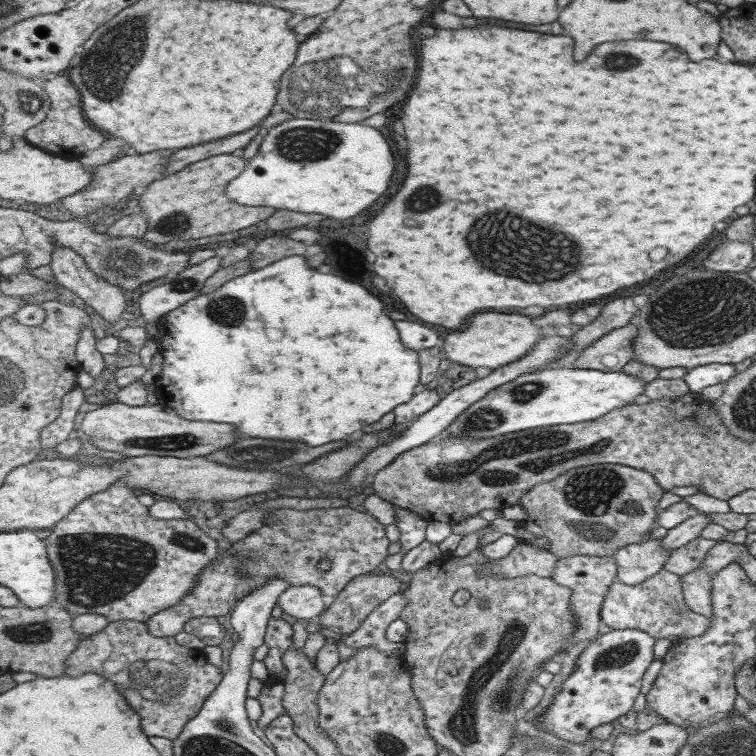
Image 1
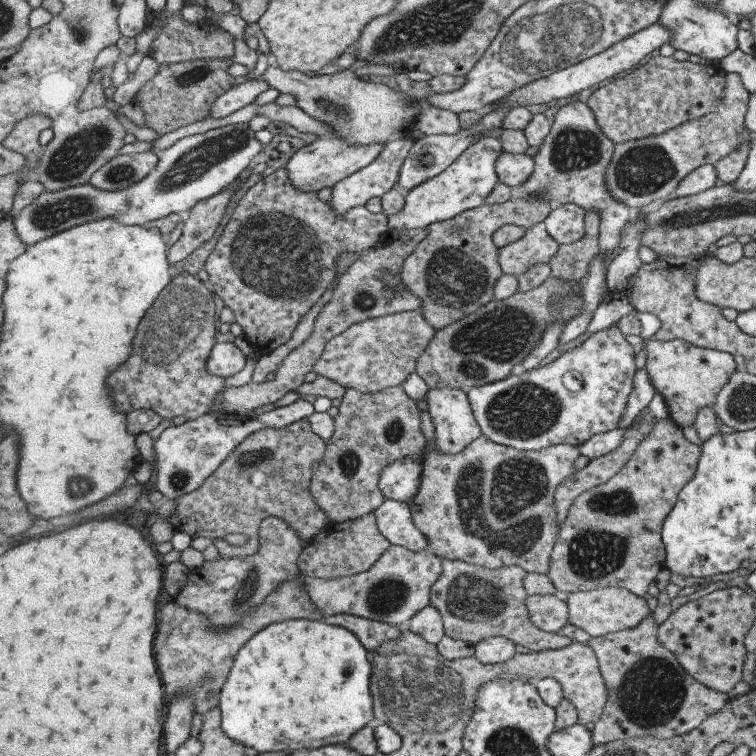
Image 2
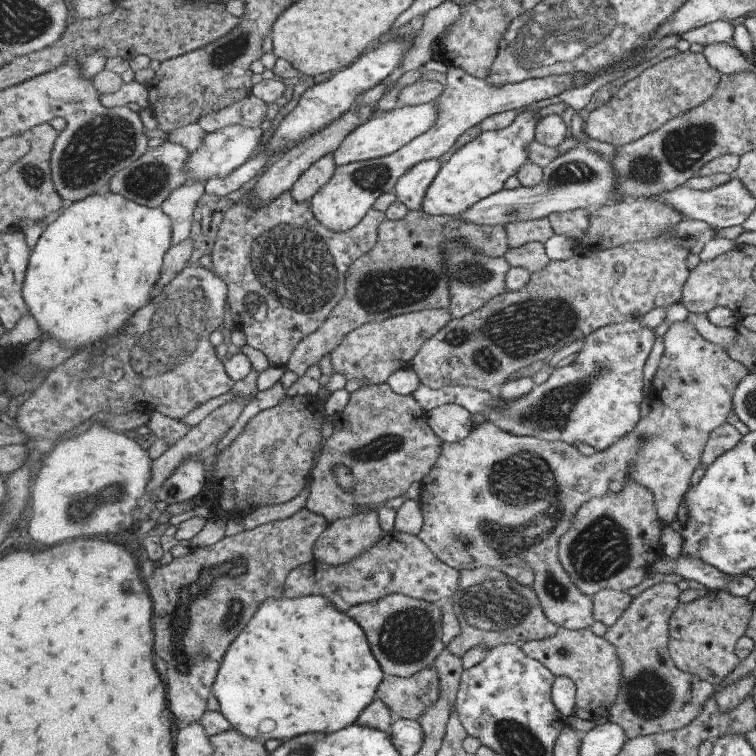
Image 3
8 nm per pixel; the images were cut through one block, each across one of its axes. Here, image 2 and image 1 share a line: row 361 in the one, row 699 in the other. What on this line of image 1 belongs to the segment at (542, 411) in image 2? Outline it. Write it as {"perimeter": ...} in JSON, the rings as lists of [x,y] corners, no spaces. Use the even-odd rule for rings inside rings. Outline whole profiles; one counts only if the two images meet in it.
{"perimeter":[[[637,629],[606,630],[602,636],[593,640],[579,654],[573,674],[563,681],[547,710],[541,716],[537,716],[537,720],[535,720],[537,729],[544,731],[546,736],[552,734],[575,744],[583,744],[587,739],[592,740],[595,729],[608,725],[632,708],[635,697],[640,693],[643,672],[653,662],[653,644],[655,644],[655,639],[646,631]]]}

